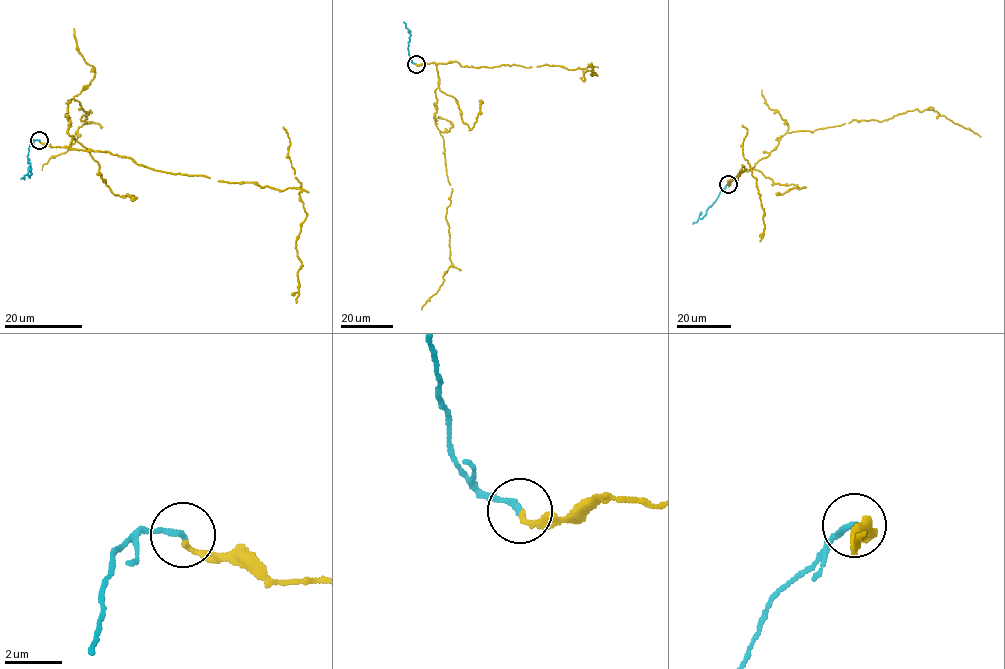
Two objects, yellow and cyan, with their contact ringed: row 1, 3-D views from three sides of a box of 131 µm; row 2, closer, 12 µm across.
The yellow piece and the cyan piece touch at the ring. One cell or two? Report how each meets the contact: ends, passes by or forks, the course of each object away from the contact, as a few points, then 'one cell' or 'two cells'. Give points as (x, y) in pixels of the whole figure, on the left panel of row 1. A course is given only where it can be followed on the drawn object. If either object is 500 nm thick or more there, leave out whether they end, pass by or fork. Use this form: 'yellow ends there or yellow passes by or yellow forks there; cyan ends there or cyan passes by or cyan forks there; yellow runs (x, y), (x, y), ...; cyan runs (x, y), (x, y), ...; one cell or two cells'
yellow ends there; cyan ends there; yellow runs (40, 141), (70, 146), (67, 104), (73, 98), (90, 110), (69, 149), (41, 170); cyan runs (40, 141), (30, 142), (27, 157), (31, 175), (20, 179); one cell

